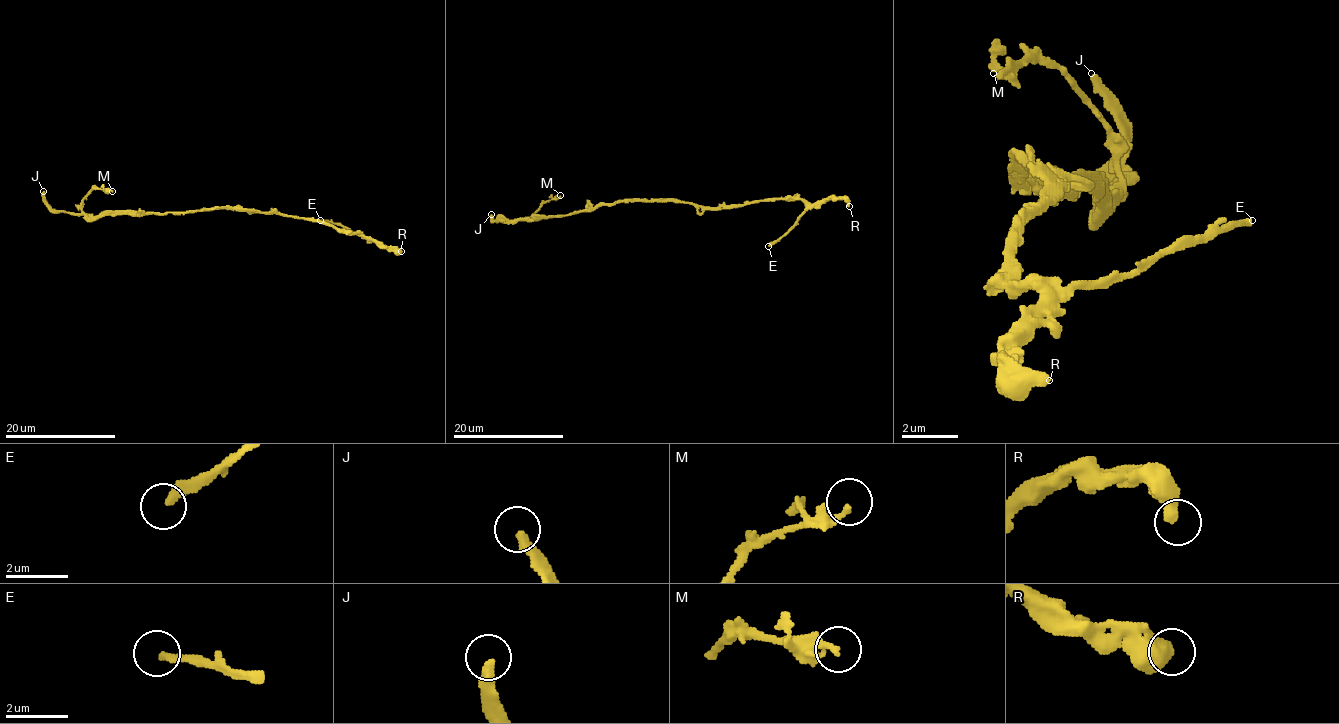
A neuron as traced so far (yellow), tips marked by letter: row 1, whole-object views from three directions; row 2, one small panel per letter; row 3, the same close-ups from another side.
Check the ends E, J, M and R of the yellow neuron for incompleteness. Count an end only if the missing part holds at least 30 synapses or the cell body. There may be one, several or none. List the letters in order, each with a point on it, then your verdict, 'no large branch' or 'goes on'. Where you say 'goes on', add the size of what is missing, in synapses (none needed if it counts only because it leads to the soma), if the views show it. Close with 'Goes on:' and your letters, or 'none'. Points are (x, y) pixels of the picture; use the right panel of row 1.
E: (1252, 220) | no large branch
J: (1091, 73) | goes on | 50 syn
M: (993, 73) | no large branch
R: (1049, 380) | no large branch
Goes on: J

